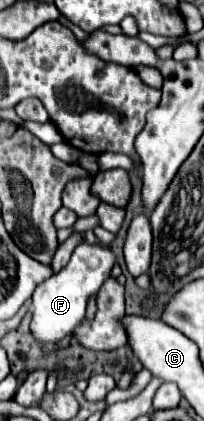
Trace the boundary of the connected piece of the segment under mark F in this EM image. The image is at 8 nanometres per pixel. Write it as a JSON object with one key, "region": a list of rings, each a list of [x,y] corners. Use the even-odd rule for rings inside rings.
{"region":[[[107,243],[77,245],[71,255],[71,261],[57,275],[51,275],[47,281],[37,285],[37,289],[31,297],[33,299],[33,305],[31,305],[33,337],[39,341],[61,341],[65,335],[73,333],[73,329],[85,317],[89,299],[95,297],[97,291],[101,289],[103,281],[111,277],[111,269],[113,269],[115,261],[117,261],[117,257]]]}

